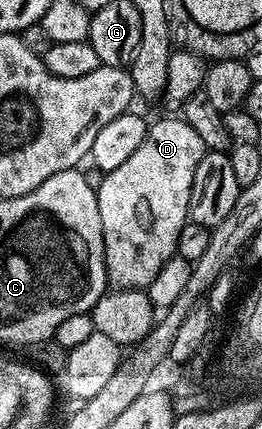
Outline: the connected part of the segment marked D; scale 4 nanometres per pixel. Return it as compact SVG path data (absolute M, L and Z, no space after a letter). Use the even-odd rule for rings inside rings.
M184 117L161 118L158 122L153 120L149 122L147 136L143 136L143 144L139 144L137 151L124 164L119 164L119 168L104 175L101 183L96 183L99 220L103 220L105 277L110 287L119 290L147 288L151 280L155 280L159 268L163 268L163 264L176 255L179 232L190 221L189 201L195 168L199 168L199 160L203 160L206 153L203 140L199 140L199 132L195 132Z

